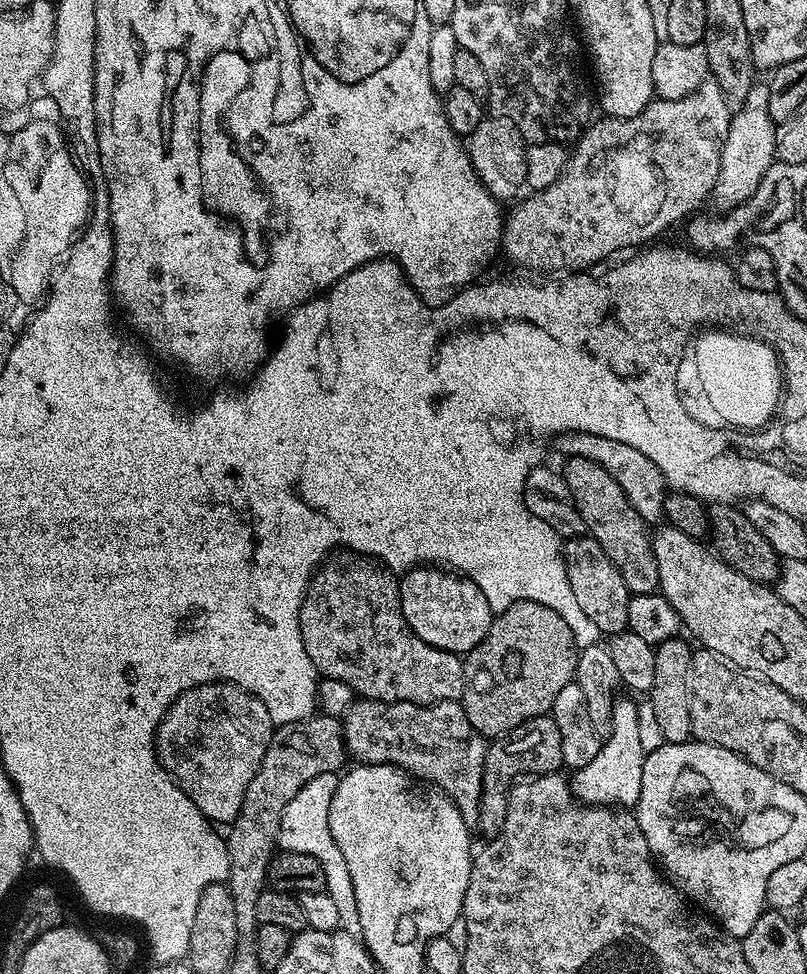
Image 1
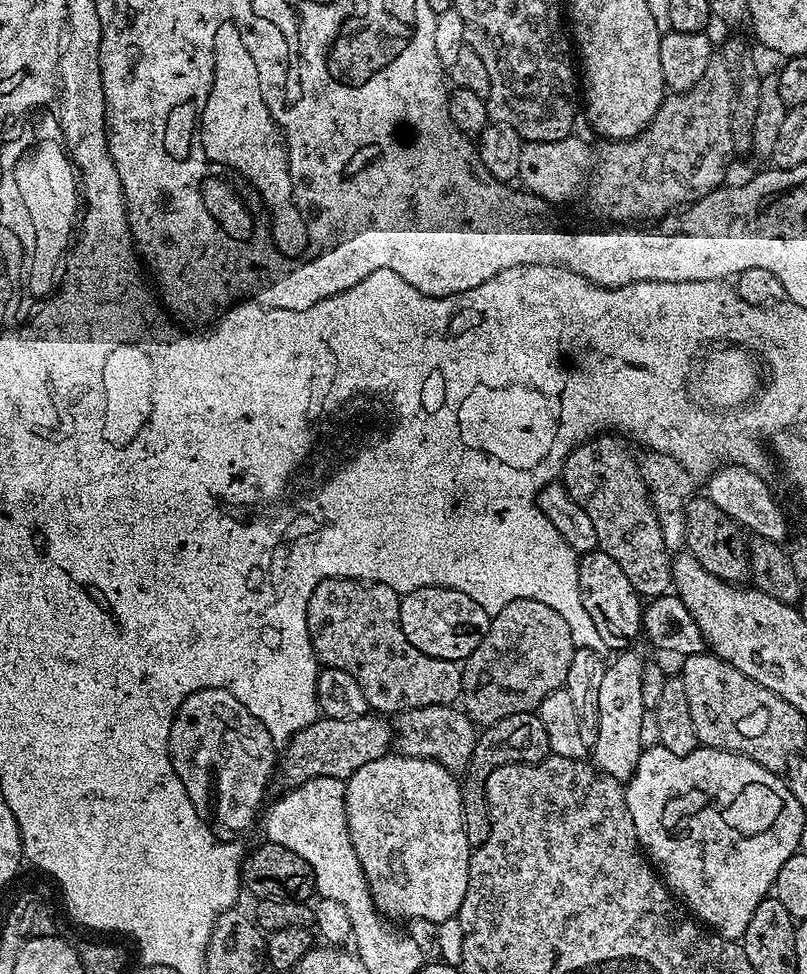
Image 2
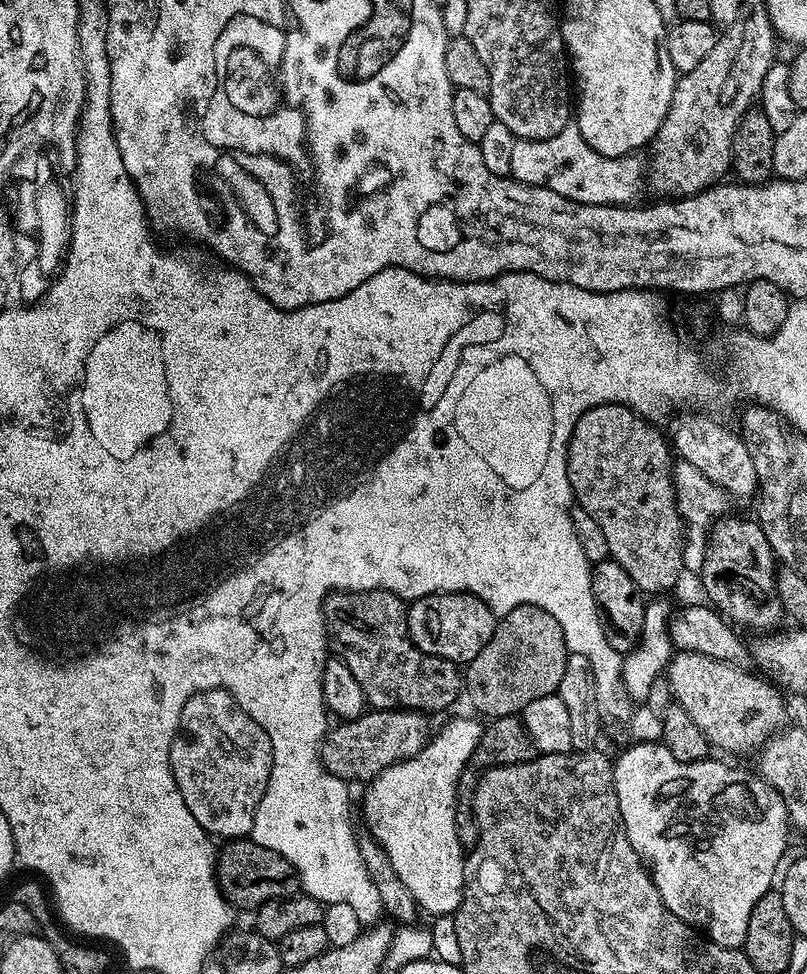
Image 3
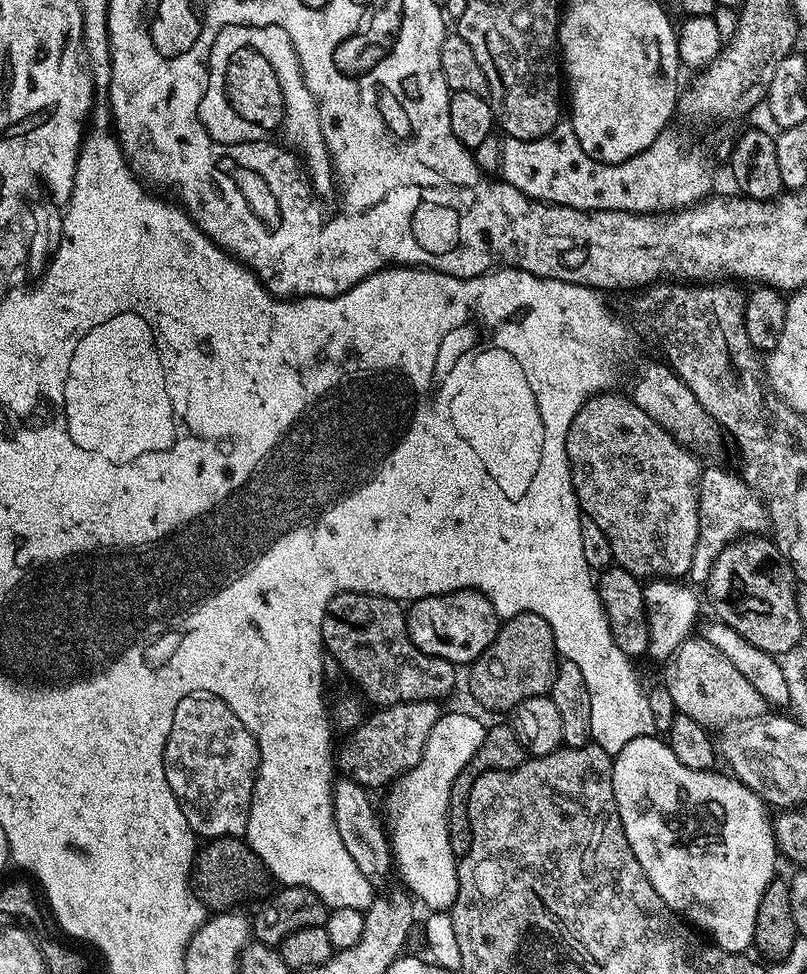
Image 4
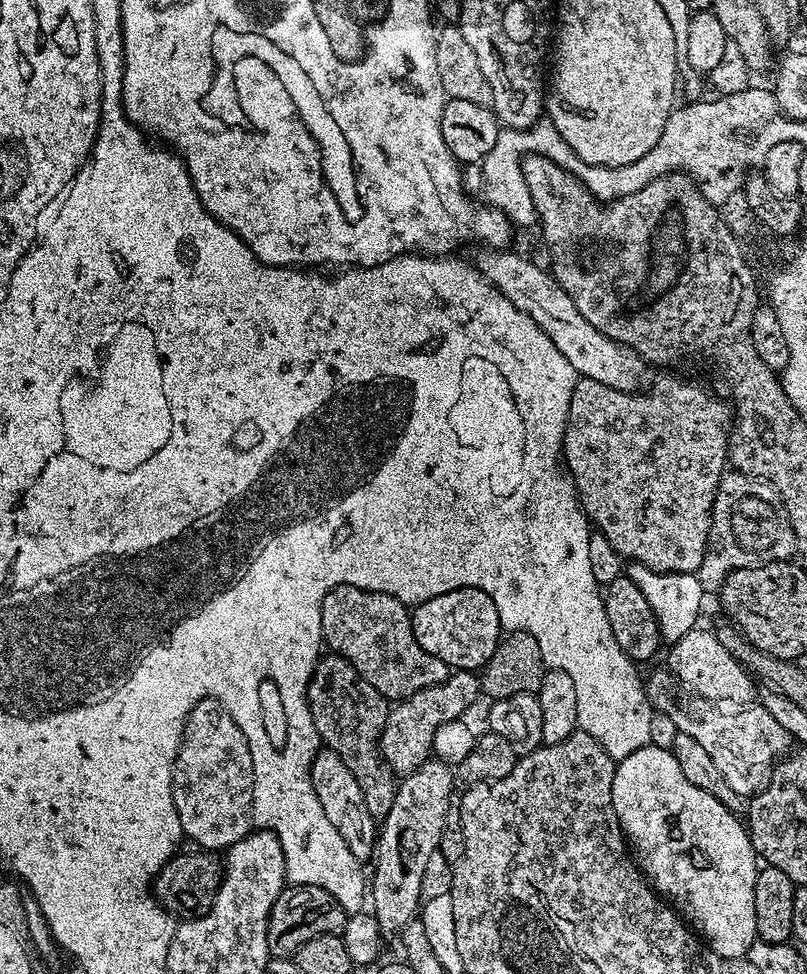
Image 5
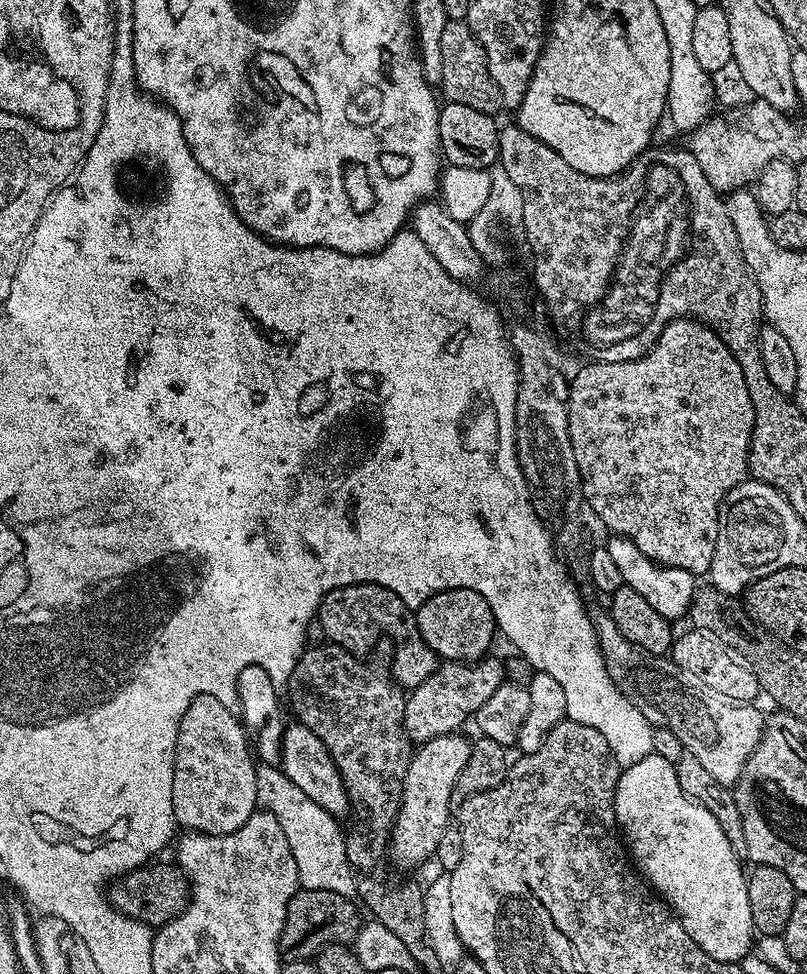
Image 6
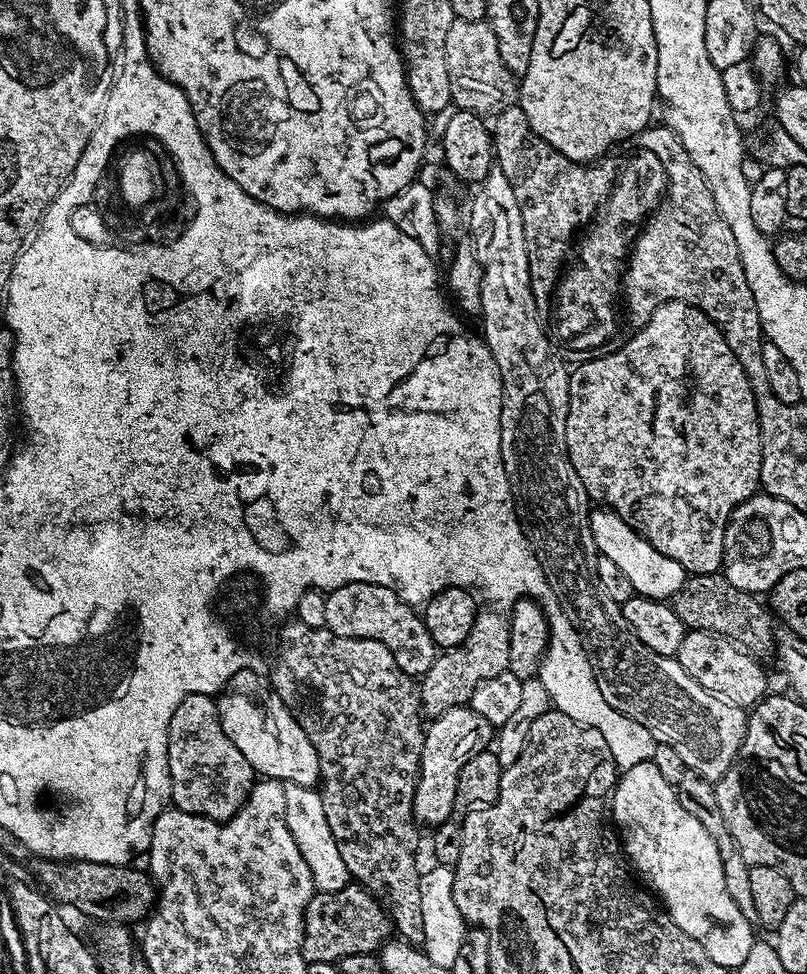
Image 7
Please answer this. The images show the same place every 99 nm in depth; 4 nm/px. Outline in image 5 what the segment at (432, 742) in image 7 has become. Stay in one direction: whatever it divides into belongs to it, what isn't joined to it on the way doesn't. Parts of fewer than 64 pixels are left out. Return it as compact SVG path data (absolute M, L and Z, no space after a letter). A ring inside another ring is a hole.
M430 758L422 766L418 766L418 770L414 770L408 776L403 777L399 781L398 787L396 789L396 795L392 797L390 803L387 805L388 813L385 814L384 820L382 816L382 823L378 828L378 839L376 842L376 851L374 853L374 865L376 864L376 873L371 873L370 876L370 904L373 904L376 909L374 909L374 915L378 927L380 928L381 933L388 934L399 934L403 928L407 926L411 920L417 919L418 913L422 907L422 895L420 896L420 891L424 888L424 871L428 868L428 859L433 855L437 855L438 849L440 847L441 840L444 839L446 835L446 827L444 828L444 823L448 820L448 807L453 807L454 796L452 800L452 784L454 785L454 772L451 767L445 761L439 758Z

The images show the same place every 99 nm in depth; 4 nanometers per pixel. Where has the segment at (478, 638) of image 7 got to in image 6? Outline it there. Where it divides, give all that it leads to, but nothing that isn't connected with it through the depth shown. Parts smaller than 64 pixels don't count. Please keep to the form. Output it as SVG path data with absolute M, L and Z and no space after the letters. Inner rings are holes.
M489 654L475 662L444 662L426 682L411 689L404 701L404 733L413 745L425 744L439 736L459 733L464 723L471 721L476 712L490 699L490 694L505 683L504 664Z

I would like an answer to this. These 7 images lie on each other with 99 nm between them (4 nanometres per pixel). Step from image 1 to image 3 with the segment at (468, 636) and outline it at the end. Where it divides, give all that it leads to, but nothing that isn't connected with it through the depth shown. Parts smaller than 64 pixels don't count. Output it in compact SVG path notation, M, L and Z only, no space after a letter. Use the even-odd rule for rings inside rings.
M435 592L432 596L423 596L411 601L407 605L407 609L408 633L418 646L418 650L431 656L452 660L458 666L467 665L468 661L473 660L478 654L478 650L482 650L482 646L486 646L486 642L490 642L490 634L494 634L498 619L488 609L486 602L482 602L476 596L471 596L468 592Z

